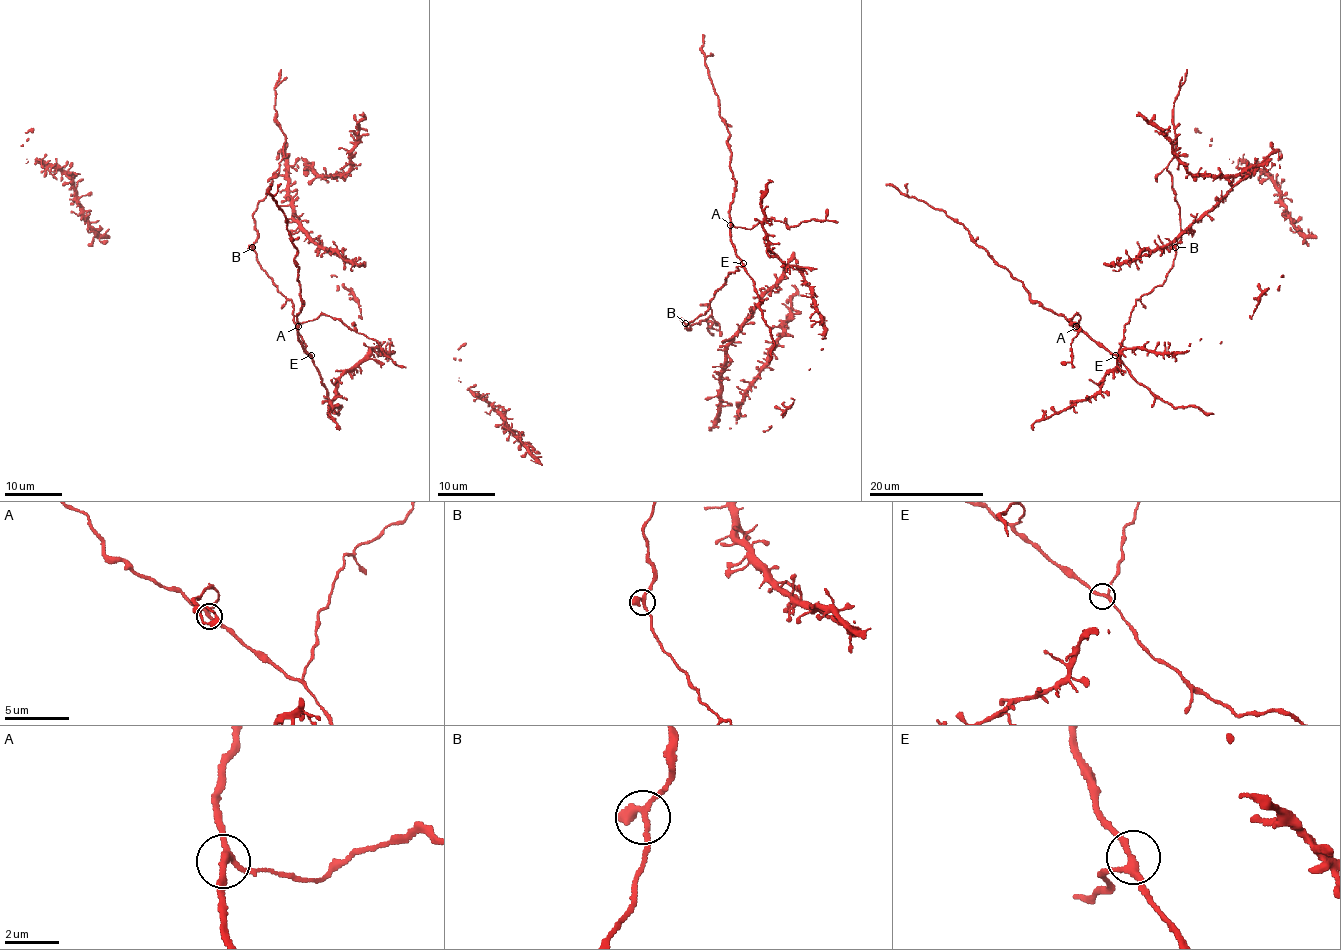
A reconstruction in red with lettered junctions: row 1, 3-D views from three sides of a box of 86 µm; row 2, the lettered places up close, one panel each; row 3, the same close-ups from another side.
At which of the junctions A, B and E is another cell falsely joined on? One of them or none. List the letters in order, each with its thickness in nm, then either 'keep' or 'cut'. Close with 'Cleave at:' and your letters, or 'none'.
A: calibre 240 nm; keep
B: calibre 240 nm; keep
E: calibre 240 nm; keep
Cleave at: none

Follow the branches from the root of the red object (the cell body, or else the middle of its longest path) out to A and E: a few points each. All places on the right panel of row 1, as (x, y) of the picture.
A: (1176, 245), (1175, 259), (1166, 279), (1135, 301), (1118, 354), (1111, 354), (1076, 326)
E: (1176, 245), (1175, 259), (1166, 279), (1135, 301), (1125, 325), (1124, 341), (1115, 355)

